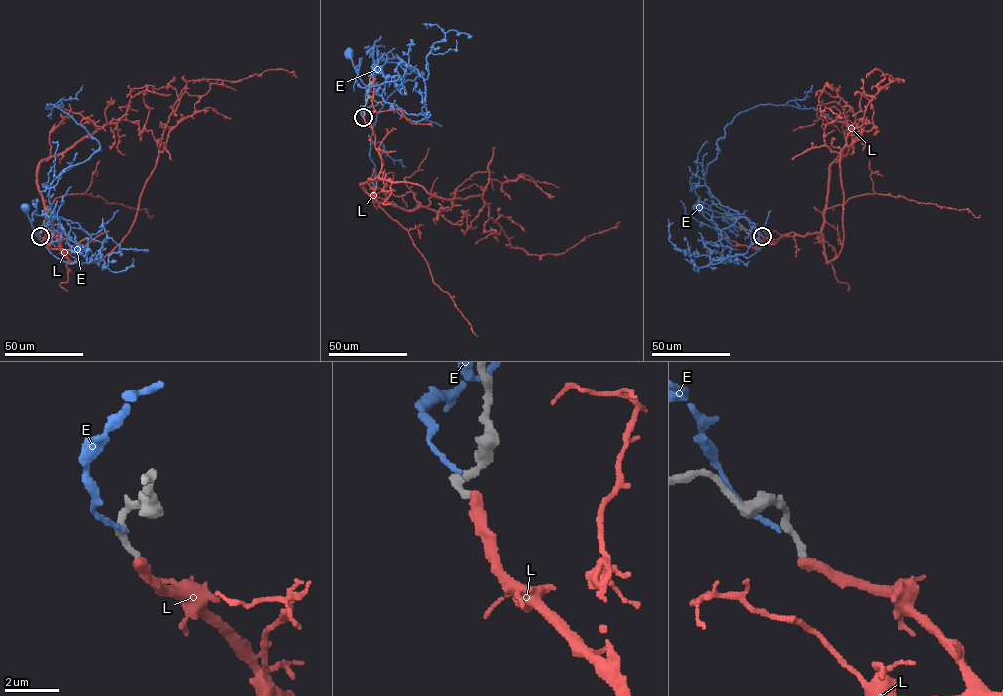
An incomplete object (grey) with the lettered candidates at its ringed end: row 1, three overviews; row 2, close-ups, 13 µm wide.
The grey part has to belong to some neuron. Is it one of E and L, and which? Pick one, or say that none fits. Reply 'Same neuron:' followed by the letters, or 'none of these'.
Same neuron: none of these

